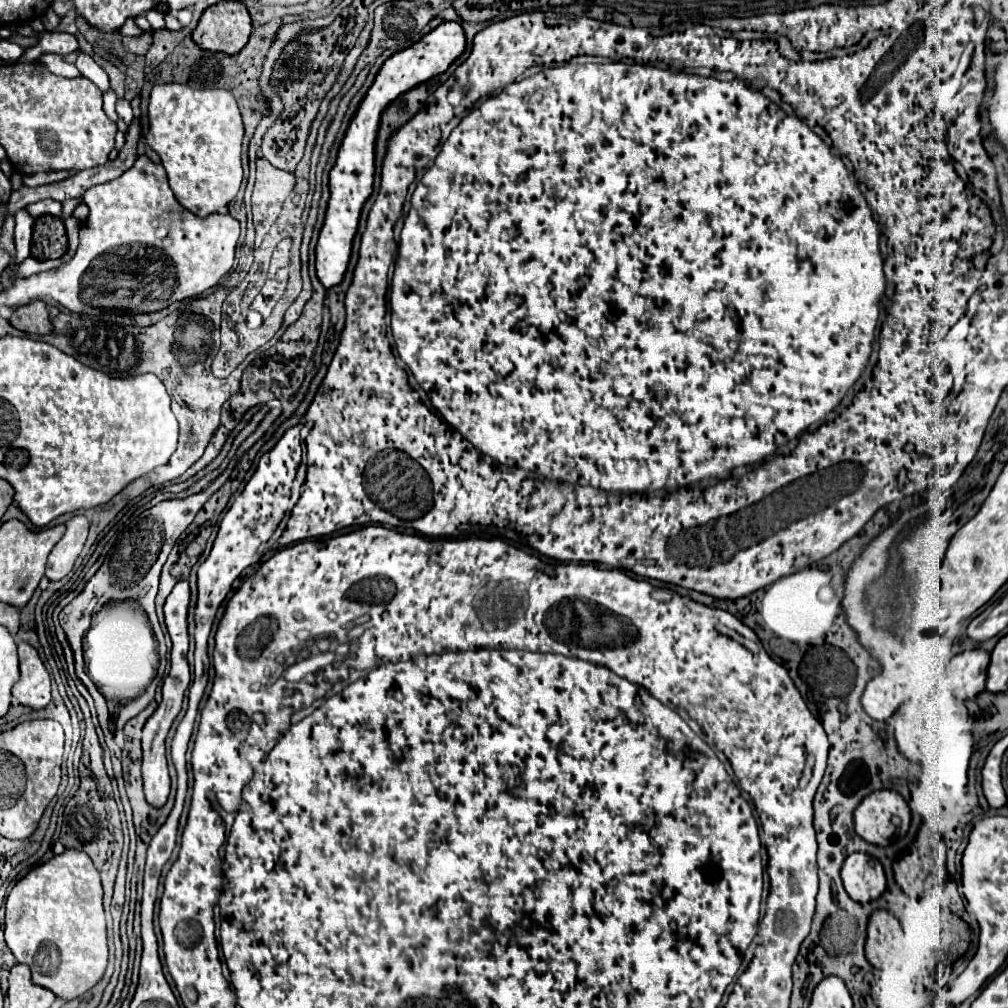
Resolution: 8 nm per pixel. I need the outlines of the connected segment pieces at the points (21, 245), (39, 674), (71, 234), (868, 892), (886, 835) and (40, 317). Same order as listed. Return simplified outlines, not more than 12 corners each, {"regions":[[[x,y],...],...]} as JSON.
{"regions":[[[15,214],[15,266],[29,258],[33,218]],[[19,642],[21,676],[11,694],[41,710],[51,702],[49,672],[33,646]],[[75,216],[64,220],[68,239],[65,262],[73,258],[77,250],[79,222]],[[863,852],[845,858],[841,880],[861,904],[885,892],[883,866]],[[895,790],[867,796],[855,832],[875,846],[903,838],[909,806]],[[47,304],[15,308],[9,324],[27,334],[53,330]]]}

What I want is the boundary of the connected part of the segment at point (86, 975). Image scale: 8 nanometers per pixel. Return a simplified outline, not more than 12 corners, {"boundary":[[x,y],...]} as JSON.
{"boundary":[[65,850],[7,896],[5,940],[69,1002],[107,970],[103,888]]}

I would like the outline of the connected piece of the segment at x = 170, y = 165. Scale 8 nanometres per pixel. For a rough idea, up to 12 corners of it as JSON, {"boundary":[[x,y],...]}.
{"boundary":[[157,84],[147,144],[205,218],[239,192],[227,90]]}

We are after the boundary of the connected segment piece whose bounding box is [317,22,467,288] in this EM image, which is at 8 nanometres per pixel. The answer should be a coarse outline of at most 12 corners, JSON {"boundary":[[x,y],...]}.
{"boundary":[[445,22],[395,52],[359,104],[329,174],[317,278],[339,286],[373,192],[383,110],[465,52]]}

